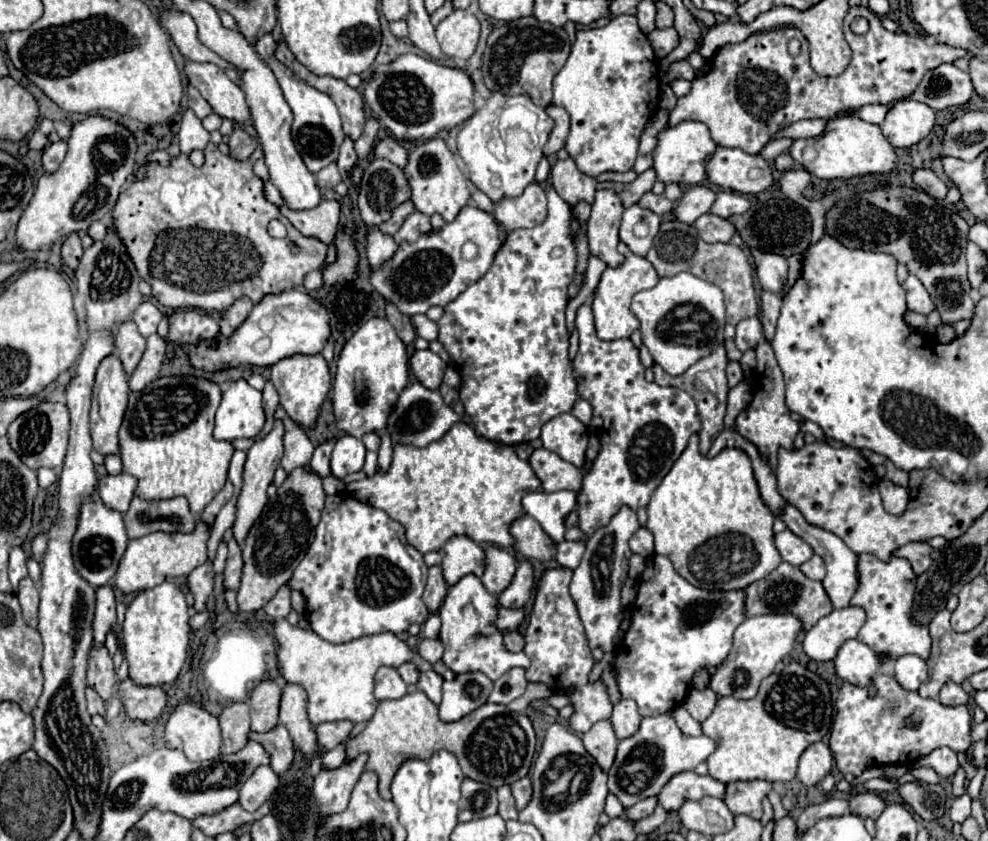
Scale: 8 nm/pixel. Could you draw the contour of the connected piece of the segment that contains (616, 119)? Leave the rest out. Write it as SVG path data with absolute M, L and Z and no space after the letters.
M617 16L603 28L577 30L571 54L565 66L553 78L553 104L565 108L571 116L571 134L565 150L583 174L599 176L607 170L625 172L633 168L645 122L649 116L653 116L653 112L657 112L659 86L657 56L647 40L647 34L637 28L635 16Z

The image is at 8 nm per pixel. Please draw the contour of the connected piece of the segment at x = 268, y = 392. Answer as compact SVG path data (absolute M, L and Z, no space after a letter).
M267 380L265 388L263 388L263 408L265 408L265 414L267 414L267 426L269 428L273 426L273 410L277 408L277 404L279 404L279 394L277 394L275 386Z

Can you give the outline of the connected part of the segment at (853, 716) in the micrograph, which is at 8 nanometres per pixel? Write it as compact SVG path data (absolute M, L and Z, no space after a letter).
M877 674L871 686L877 688L875 696L869 696L869 686L861 688L849 682L845 682L839 690L837 716L831 728L829 746L841 774L851 772L857 776L867 766L875 766L875 762L879 766L913 764L919 754L929 754L941 746L949 746L955 752L965 752L969 748L971 716L965 706L945 706L939 700L921 698L917 692L905 690L895 676L887 674Z

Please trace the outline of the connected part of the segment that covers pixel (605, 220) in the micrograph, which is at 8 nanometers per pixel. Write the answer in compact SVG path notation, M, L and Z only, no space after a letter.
M597 190L591 216L587 222L589 250L593 256L601 258L607 266L617 268L623 262L623 256L617 252L619 244L619 224L623 214L621 200L613 190Z

